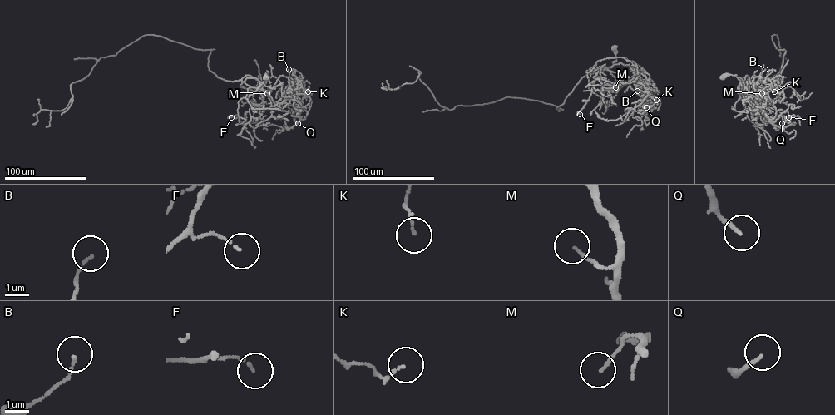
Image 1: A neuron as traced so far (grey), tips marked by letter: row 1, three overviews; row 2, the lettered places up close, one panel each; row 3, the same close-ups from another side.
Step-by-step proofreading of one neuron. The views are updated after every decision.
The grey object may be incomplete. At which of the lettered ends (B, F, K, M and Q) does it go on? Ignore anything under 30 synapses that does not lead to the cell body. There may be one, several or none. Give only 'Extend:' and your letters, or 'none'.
Extend: none

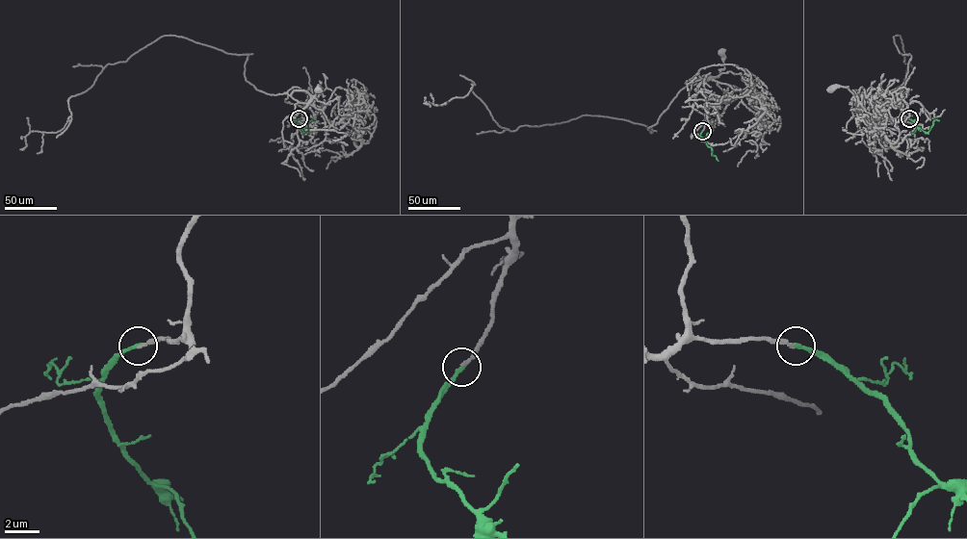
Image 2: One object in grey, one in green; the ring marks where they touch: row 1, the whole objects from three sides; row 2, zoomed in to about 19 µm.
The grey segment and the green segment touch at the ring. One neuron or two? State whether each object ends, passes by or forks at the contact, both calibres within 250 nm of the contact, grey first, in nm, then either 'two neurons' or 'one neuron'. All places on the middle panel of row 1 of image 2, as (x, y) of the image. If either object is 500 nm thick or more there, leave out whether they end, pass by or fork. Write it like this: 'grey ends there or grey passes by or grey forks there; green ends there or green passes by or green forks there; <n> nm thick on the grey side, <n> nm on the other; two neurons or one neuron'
grey ends there; green ends there; 180 nm thick on the grey side, 220 nm on the other; one neuron

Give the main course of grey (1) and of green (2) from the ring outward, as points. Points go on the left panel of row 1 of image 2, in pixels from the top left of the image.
1: (299, 118), (305, 124), (295, 118), (317, 90)
2: (299, 118), (298, 125), (307, 133), (308, 122), (314, 120)

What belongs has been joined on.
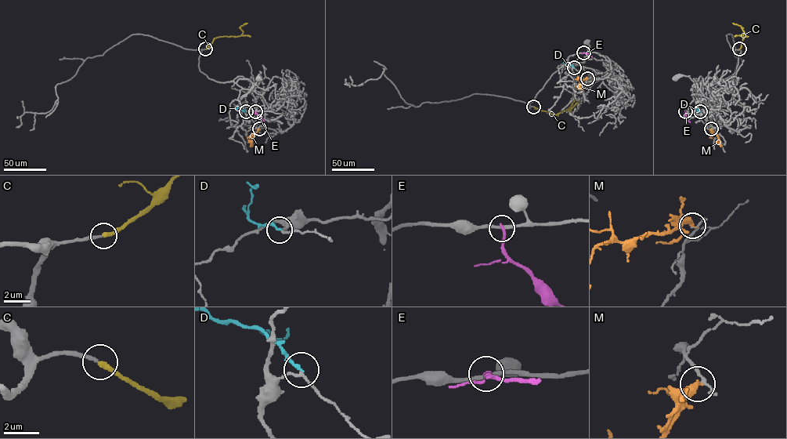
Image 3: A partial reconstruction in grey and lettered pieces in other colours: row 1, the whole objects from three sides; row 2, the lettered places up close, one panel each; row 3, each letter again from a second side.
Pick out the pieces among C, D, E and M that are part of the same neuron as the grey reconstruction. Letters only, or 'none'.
C

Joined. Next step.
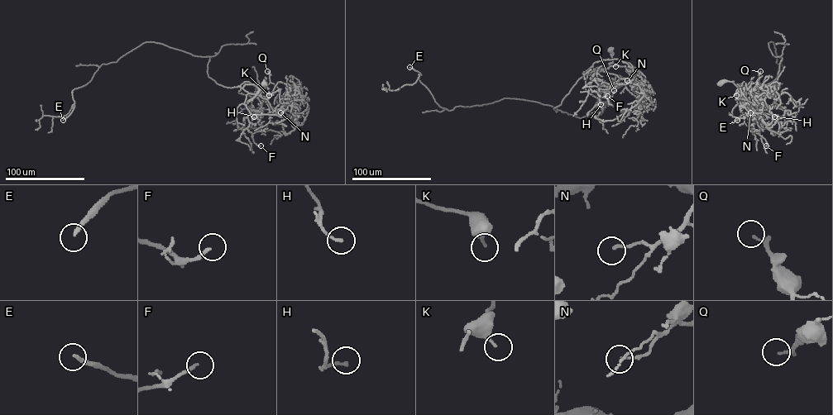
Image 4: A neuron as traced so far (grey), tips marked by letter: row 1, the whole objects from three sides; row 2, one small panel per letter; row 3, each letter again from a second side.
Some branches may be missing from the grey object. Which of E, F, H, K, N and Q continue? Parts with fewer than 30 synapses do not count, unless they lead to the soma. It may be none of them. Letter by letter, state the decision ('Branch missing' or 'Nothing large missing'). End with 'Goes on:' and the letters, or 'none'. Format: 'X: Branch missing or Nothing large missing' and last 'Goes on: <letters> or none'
E: Branch missing
F: Nothing large missing
H: Nothing large missing
K: Nothing large missing
N: Nothing large missing
Q: Branch missing
Goes on: E, Q

